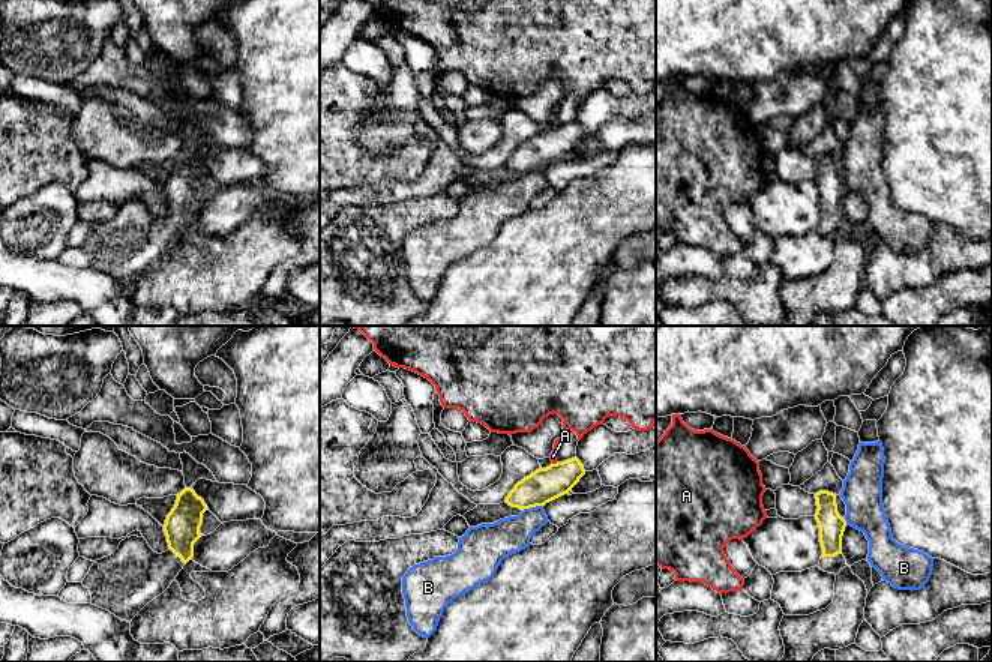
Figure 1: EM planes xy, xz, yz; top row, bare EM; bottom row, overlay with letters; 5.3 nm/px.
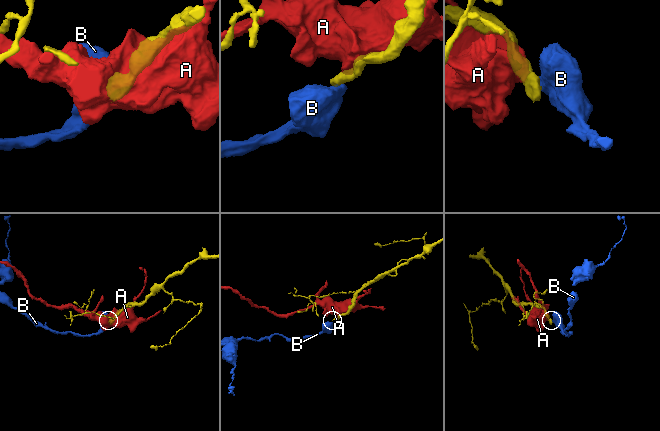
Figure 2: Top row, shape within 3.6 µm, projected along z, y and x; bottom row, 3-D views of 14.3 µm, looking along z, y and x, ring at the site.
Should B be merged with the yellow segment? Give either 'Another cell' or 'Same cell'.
Another cell

